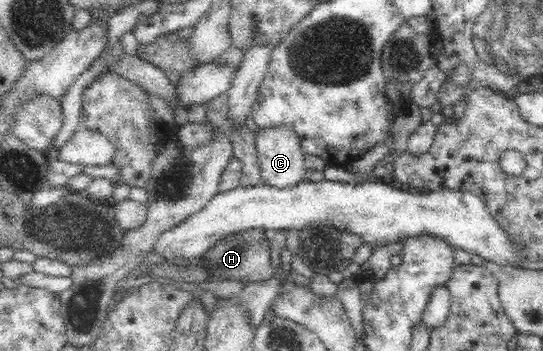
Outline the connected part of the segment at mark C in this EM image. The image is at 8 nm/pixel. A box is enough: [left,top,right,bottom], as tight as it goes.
[255,128,307,189]

